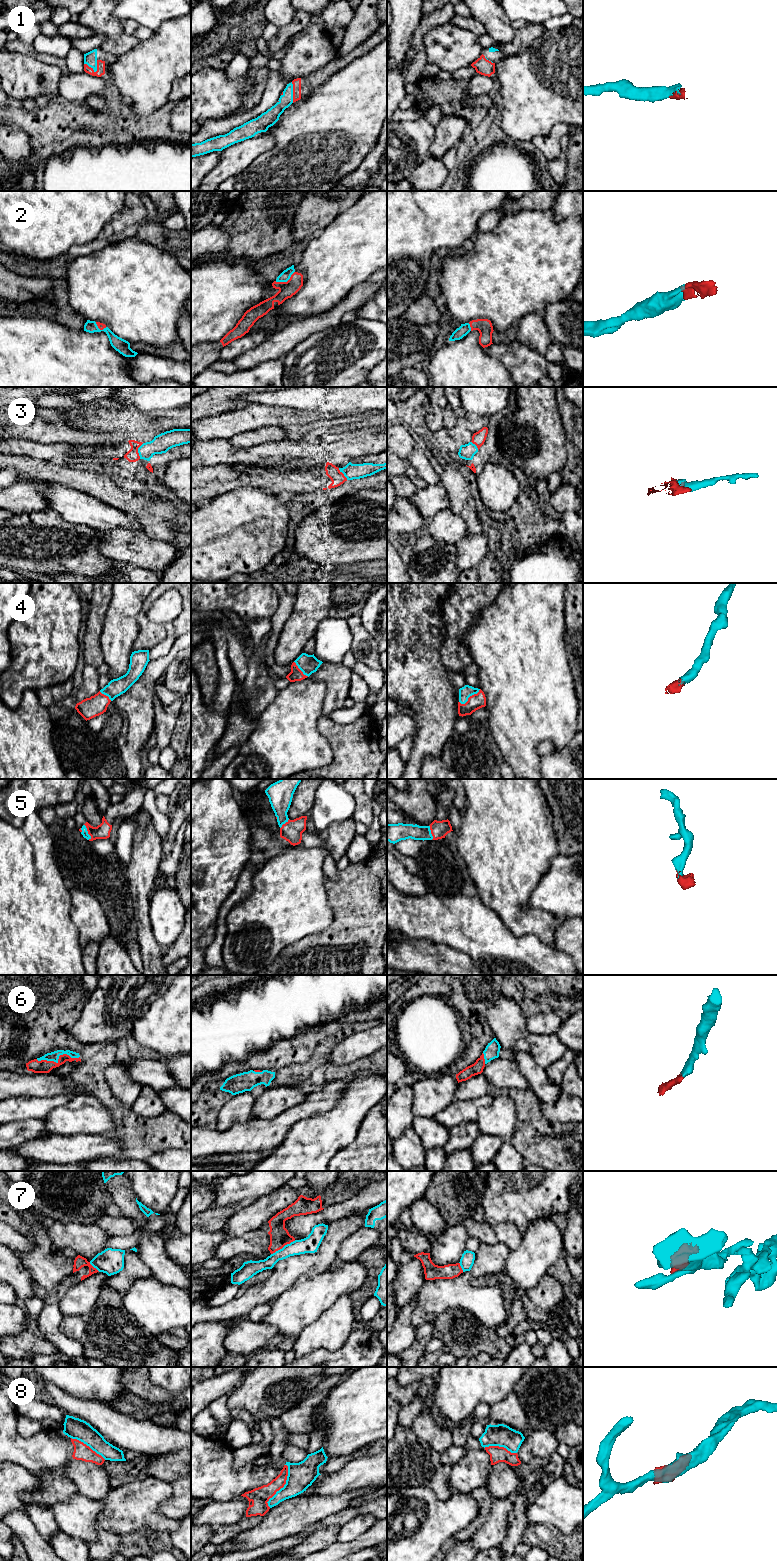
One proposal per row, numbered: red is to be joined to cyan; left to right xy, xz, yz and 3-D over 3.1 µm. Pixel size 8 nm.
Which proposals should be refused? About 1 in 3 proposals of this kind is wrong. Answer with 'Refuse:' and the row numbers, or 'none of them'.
Refuse: 7, 8

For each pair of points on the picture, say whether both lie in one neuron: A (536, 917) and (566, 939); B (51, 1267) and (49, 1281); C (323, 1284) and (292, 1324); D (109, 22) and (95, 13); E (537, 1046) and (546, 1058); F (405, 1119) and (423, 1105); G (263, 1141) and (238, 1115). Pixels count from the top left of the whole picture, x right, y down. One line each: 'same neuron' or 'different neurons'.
A: different neurons
B: same neuron
C: same neuron
D: same neuron
E: same neuron
F: different neurons
G: different neurons

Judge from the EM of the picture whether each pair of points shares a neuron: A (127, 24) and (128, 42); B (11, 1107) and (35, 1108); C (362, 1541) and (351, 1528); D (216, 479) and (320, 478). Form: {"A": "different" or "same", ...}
{"A": "different", "B": "same", "C": "different", "D": "same"}

